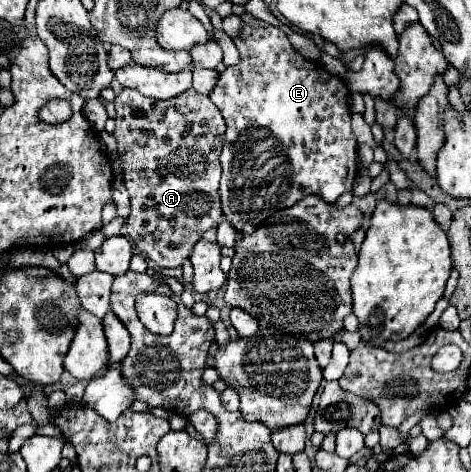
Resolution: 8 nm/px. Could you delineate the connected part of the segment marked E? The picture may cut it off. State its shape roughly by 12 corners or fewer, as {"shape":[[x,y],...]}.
{"shape":[[263,20],[209,94],[221,210],[253,234],[353,188],[347,84]]}

